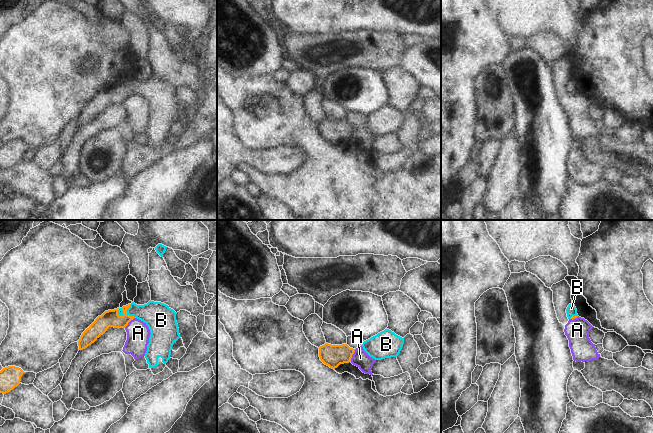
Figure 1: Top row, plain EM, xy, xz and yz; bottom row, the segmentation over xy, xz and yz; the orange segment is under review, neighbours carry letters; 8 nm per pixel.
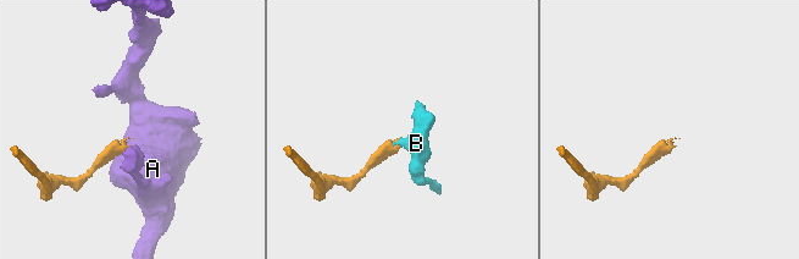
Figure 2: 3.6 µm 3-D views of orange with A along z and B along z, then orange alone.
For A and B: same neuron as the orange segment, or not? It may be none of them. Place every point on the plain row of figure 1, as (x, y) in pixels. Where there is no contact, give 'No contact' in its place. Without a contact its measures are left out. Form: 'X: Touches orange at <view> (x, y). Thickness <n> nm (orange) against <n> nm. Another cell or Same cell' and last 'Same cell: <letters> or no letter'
A: Touches orange at xz (352, 130). Thickness 180 nm (orange) against 140 nm. Another cell
B: Touches orange at xy (126, 89). Thickness 140 nm (orange) against 220 nm. Same cell
Same cell: B.

